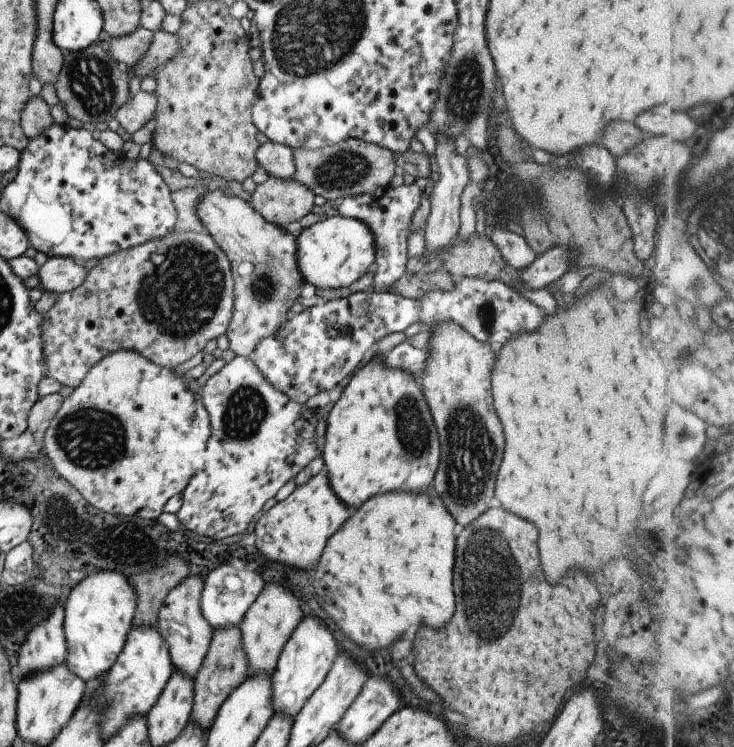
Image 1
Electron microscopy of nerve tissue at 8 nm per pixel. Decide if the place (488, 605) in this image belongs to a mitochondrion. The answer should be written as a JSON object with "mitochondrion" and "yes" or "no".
{"mitochondrion":"yes"}

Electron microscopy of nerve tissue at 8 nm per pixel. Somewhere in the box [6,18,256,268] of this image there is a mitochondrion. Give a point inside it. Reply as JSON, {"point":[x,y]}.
{"point":[91,80]}

